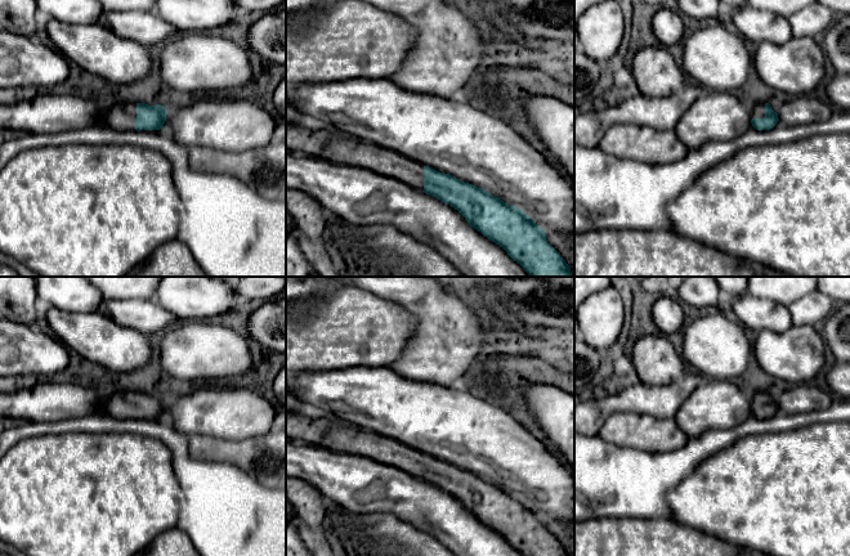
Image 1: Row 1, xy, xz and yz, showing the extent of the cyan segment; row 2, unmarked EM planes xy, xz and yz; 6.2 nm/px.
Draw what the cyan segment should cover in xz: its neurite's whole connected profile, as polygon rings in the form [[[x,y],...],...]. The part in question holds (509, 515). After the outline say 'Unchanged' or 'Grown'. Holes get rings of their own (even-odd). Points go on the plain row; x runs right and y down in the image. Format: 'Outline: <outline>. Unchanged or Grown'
Outline: [[[286,412],[286,439],[301,440],[309,445],[334,452],[364,456],[430,483],[457,498],[470,515],[502,535],[523,556],[571,556],[547,530],[546,520],[523,498],[504,490],[473,472],[461,470],[449,462],[439,461],[397,440],[352,423],[345,423],[335,417],[312,418],[295,412]]]. Grown

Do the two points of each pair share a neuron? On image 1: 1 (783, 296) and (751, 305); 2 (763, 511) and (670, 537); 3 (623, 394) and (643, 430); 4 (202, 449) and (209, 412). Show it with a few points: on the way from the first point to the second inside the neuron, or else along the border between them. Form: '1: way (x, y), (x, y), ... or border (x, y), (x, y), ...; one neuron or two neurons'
1: border (747, 291), (786, 306); two neurons
2: border (671, 519), (724, 541); two neurons
3: border (663, 417), (612, 412), (604, 420); two neurons
4: border (189, 435), (214, 435), (235, 442); two neurons

